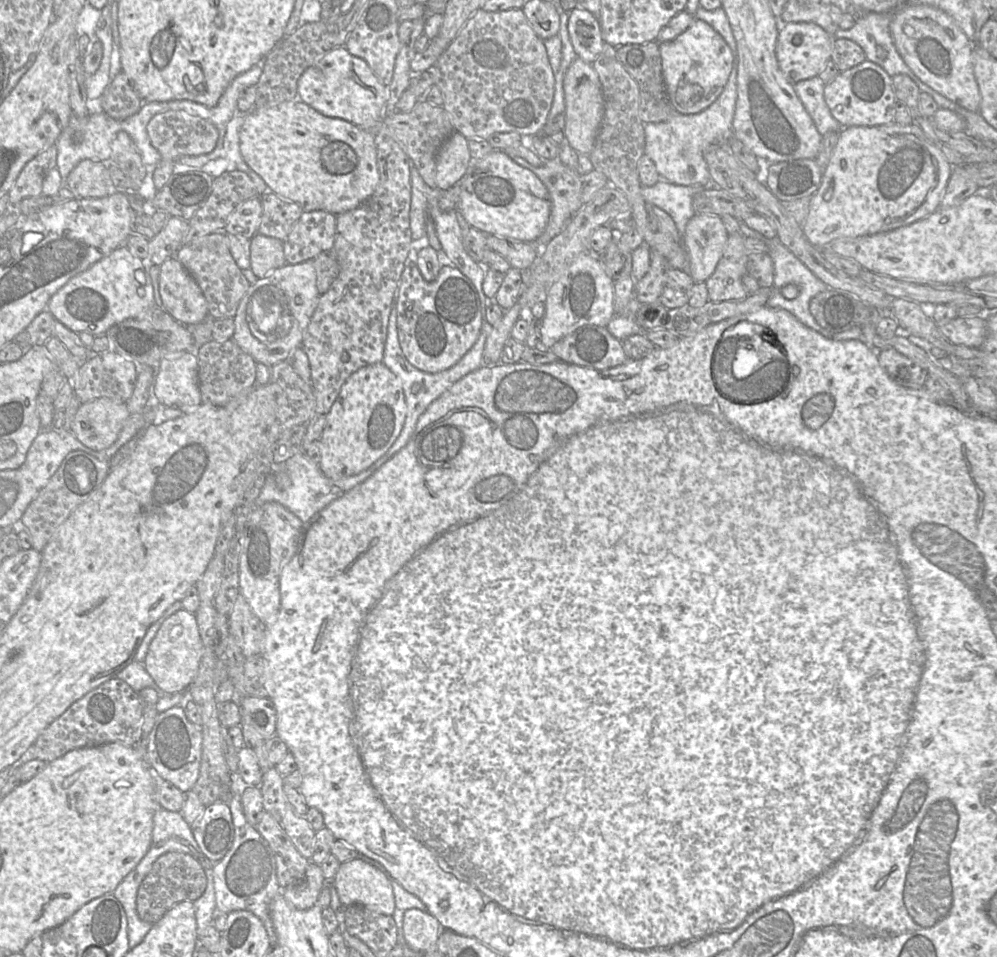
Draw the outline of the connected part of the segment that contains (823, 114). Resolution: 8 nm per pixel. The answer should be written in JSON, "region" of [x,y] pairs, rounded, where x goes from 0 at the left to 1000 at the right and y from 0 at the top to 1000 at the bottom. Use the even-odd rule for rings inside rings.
{"region":[[[820,79],[795,88],[798,99],[823,141],[831,137],[842,138],[846,134],[827,107],[826,91],[827,87]]]}

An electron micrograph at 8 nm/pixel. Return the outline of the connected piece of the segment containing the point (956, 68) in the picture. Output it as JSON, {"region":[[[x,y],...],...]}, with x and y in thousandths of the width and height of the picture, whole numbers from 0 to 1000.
{"region":[[[902,4],[898,9],[889,11],[897,14],[893,33],[897,47],[914,74],[929,89],[956,106],[963,112],[975,117],[982,117],[984,99],[977,79],[975,54],[980,46],[976,46],[959,23],[947,11],[932,5]]]}

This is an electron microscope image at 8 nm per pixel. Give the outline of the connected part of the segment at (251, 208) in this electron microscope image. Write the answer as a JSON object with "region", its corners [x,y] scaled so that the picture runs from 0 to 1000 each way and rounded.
{"region":[[[261,205],[244,211],[230,226],[225,238],[231,246],[241,246],[251,251],[259,242],[263,227]]]}

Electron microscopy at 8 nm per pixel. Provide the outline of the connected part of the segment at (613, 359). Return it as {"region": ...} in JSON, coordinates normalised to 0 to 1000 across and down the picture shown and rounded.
{"region":[[[597,340],[578,344],[552,366],[564,378],[599,387],[621,382],[630,376],[623,356],[607,342]]]}

